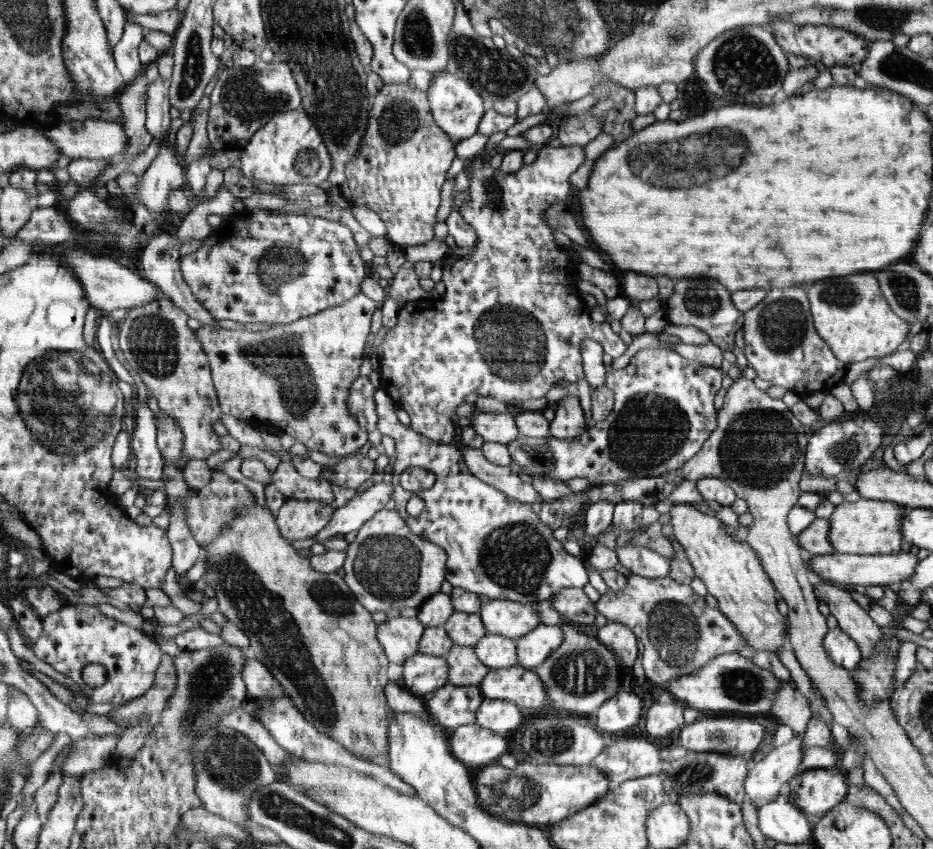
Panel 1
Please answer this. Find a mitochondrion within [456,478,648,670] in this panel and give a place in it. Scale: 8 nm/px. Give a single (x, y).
(516, 555)

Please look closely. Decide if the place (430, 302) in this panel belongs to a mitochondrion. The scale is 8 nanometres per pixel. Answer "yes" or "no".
no

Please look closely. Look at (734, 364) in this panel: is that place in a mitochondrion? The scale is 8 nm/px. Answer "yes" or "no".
no

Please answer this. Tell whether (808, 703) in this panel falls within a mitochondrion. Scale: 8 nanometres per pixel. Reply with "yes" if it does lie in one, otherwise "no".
no

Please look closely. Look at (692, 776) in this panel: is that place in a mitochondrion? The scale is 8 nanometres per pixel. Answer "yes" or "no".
yes

